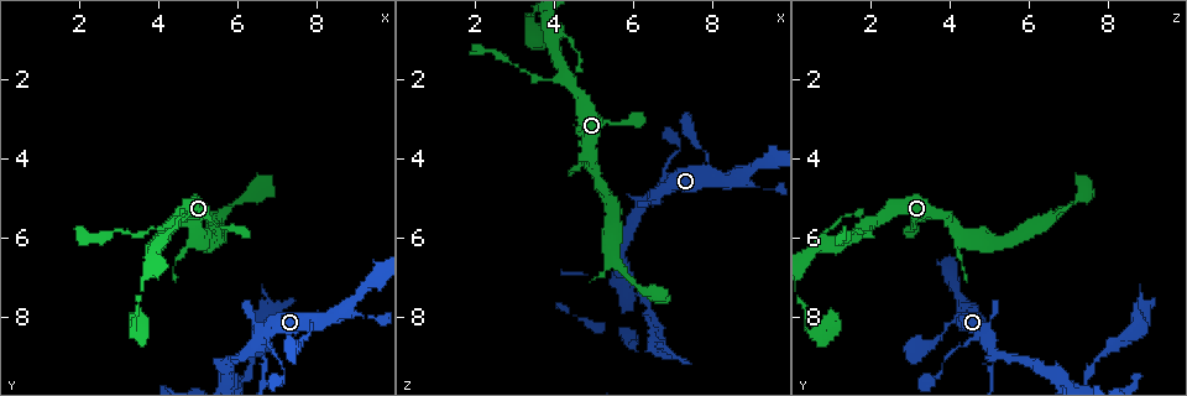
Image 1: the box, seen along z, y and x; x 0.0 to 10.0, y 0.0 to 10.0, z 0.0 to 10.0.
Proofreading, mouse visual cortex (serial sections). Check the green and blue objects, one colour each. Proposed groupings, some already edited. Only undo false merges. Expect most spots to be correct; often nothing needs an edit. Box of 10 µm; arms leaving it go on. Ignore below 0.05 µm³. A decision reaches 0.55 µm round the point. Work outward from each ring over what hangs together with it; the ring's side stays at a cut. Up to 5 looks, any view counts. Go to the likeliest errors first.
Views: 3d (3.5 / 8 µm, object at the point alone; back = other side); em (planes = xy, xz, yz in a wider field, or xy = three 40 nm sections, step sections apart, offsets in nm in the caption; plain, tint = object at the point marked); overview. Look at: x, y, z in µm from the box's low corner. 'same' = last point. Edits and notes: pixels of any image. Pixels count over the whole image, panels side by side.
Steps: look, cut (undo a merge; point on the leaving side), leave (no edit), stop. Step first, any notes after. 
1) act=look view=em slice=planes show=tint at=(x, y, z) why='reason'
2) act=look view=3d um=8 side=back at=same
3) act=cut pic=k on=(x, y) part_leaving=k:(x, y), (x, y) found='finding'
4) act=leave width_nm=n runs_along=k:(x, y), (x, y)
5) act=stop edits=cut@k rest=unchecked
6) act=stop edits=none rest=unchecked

act=look view=3d um=3.5 at=(4.35, 5.80, 1.85) why='thick turns thin'

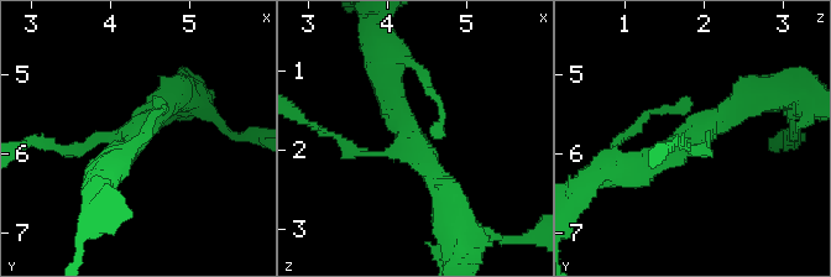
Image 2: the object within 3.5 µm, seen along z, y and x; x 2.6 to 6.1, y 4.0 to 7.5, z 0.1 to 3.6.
act=look view=em slice=xy step=1 show=tint at=(4.30, 5.80, 1.85) arms=3 arm_widths_nm=150,350,350 why='need the tissue'

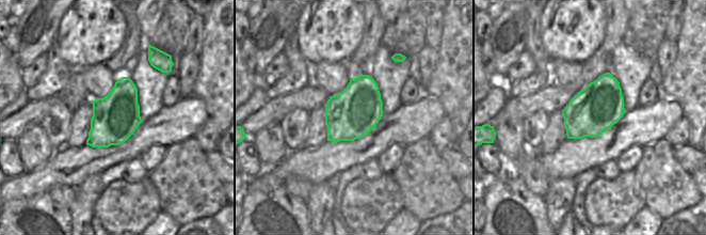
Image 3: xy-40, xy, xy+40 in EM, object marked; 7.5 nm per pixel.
act=leave runs_along=2:(750, 95), (670, 156), (630, 167) found='continuous, no second cell'

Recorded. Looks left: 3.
act=look view=3d um=8 at=(8.70, 7.90, 4.45) why='small branch off a trunk'

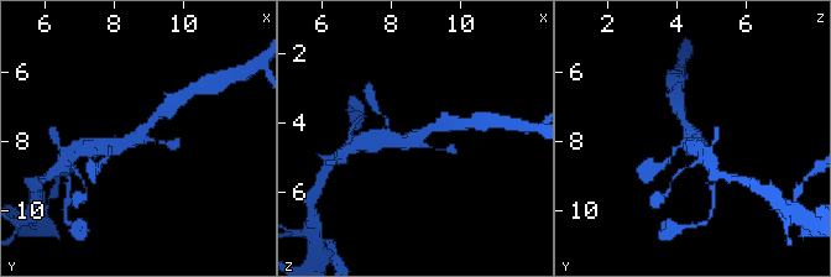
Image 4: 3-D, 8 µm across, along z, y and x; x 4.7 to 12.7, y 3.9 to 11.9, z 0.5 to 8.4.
act=look view=3d um=3.5 at=same

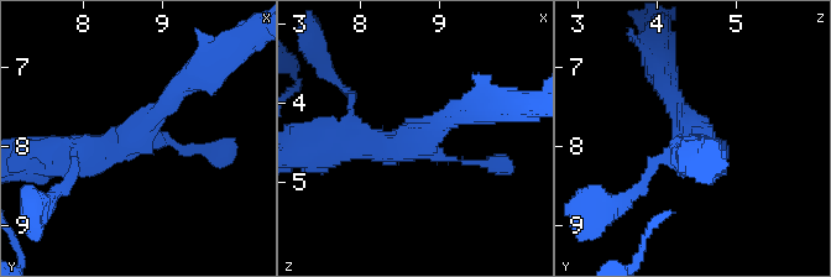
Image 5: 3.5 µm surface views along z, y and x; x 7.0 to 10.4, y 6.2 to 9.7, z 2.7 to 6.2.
act=look view=em slice=xy step=1 show=tint at=(8.65, 7.80, 4.50) arms=3 arm_widths_nm=100,250,450 why='shape alone is not enough'

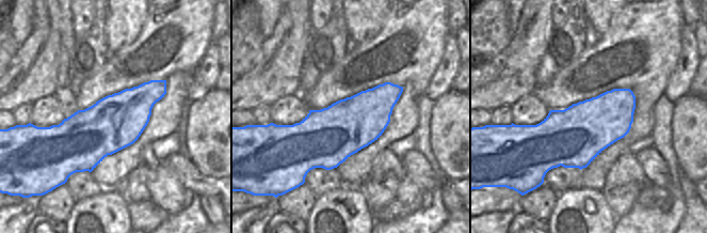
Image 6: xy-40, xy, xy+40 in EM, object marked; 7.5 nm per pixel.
act=leave found='continuous, no second cell'

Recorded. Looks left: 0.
act=stop edits=none rest=unchecked

